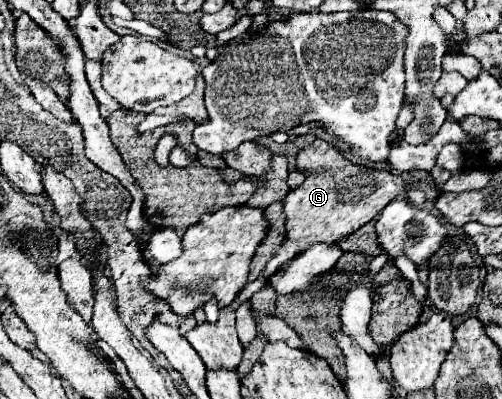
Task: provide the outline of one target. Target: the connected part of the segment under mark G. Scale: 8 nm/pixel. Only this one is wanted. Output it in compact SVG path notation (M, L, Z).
M314 140L310 146L306 146L298 154L296 162L306 180L298 188L290 190L284 200L286 240L262 270L260 276L264 278L276 274L286 260L294 258L314 242L336 244L338 238L344 238L350 232L358 230L362 224L370 222L386 206L386 202L414 188L414 184L410 184L404 176L350 162L348 158L344 158L344 152L340 148L324 140Z

